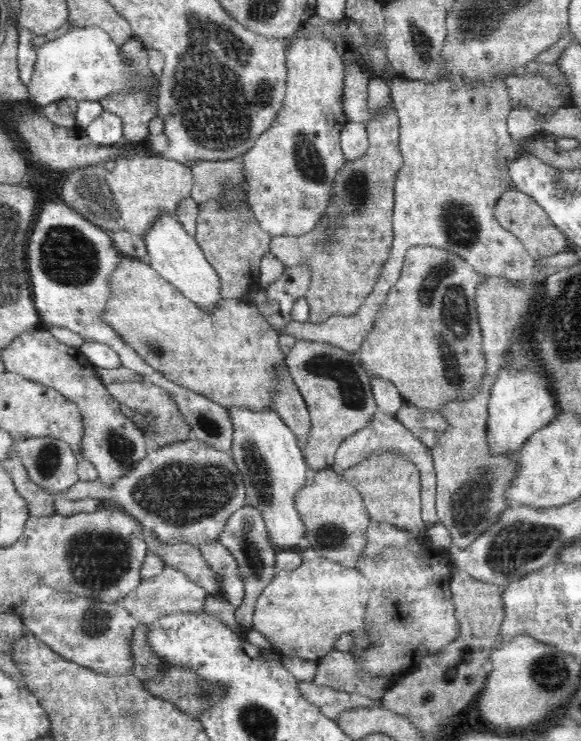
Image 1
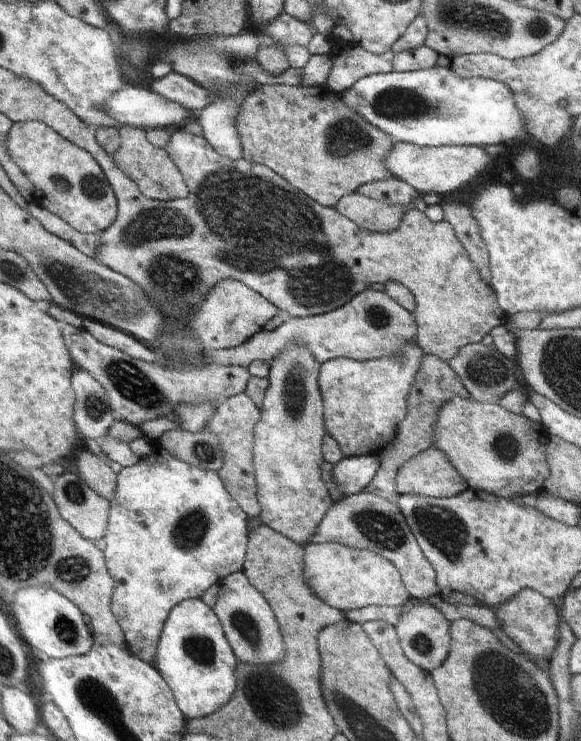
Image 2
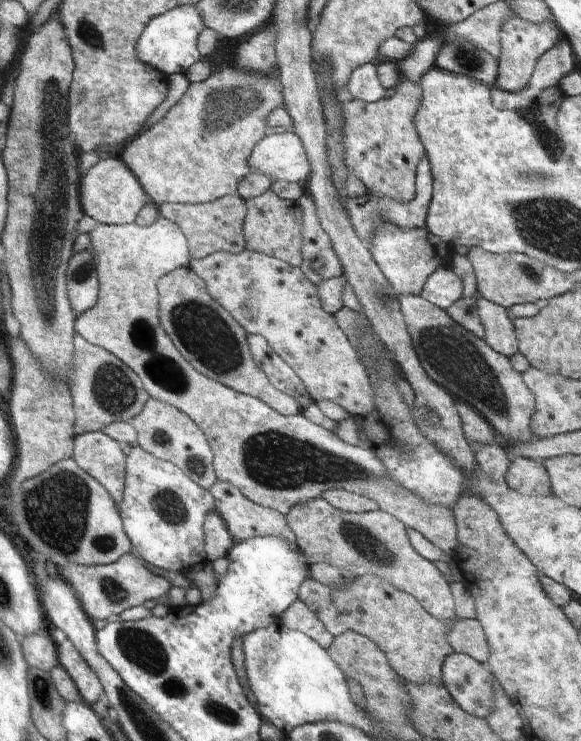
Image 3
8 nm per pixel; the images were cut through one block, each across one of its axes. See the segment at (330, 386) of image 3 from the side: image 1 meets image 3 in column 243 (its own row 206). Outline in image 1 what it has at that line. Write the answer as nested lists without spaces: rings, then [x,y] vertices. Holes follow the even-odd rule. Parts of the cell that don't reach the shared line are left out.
[[[300,28],[292,37],[290,37],[291,44],[287,53],[287,89],[283,100],[283,106],[279,110],[280,114],[276,114],[276,120],[272,122],[271,128],[260,134],[259,139],[255,142],[255,145],[245,152],[243,157],[243,169],[246,182],[246,199],[252,207],[252,212],[257,218],[260,228],[267,232],[271,237],[281,236],[302,236],[309,233],[312,229],[315,229],[316,223],[322,218],[323,214],[328,208],[333,178],[338,174],[341,166],[347,161],[345,159],[342,147],[341,147],[341,132],[348,120],[343,111],[344,101],[344,70],[345,66],[340,59],[340,55],[336,53],[336,47],[334,42],[327,38],[321,30],[318,28]]]

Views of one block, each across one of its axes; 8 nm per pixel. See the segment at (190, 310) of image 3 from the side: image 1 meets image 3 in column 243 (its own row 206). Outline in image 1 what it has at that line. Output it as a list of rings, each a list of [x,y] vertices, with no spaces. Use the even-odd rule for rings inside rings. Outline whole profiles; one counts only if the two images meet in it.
[[[388,104],[388,106],[382,106],[380,112],[376,117],[372,117],[370,122],[367,123],[367,137],[369,140],[369,147],[367,148],[366,154],[357,158],[353,161],[346,161],[338,174],[333,178],[332,190],[330,195],[330,200],[326,212],[323,214],[322,218],[316,223],[315,229],[312,229],[309,233],[303,234],[302,236],[281,236],[281,237],[271,237],[270,239],[270,253],[274,254],[285,268],[294,267],[297,265],[308,265],[311,270],[311,281],[308,290],[306,291],[305,297],[307,298],[309,304],[310,316],[308,322],[316,324],[325,321],[328,317],[334,316],[335,314],[350,316],[356,314],[358,309],[366,297],[374,290],[378,278],[380,278],[380,272],[384,268],[384,262],[390,254],[390,248],[392,248],[393,243],[393,206],[395,203],[395,180],[397,174],[399,173],[399,168],[403,165],[403,155],[399,147],[399,132],[400,132],[400,119],[398,119],[398,113],[396,112],[395,106]],[[341,218],[341,229],[336,229],[336,224]]]

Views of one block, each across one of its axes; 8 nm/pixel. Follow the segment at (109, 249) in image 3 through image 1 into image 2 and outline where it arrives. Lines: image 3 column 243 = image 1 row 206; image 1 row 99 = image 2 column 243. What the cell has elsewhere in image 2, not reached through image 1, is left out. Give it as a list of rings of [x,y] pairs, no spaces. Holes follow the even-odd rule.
[[[244,392],[232,395],[226,400],[217,403],[214,416],[206,424],[204,431],[212,432],[220,440],[220,448],[224,452],[222,468],[217,472],[226,488],[226,492],[236,500],[238,506],[249,516],[256,518],[260,514],[260,504],[256,496],[256,478],[252,464],[252,446],[254,446],[254,426],[262,418],[261,410],[256,408],[252,399]]]

